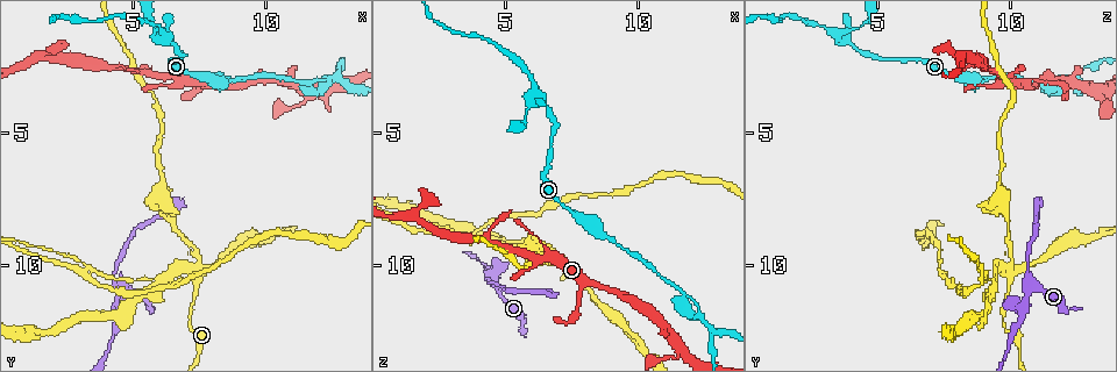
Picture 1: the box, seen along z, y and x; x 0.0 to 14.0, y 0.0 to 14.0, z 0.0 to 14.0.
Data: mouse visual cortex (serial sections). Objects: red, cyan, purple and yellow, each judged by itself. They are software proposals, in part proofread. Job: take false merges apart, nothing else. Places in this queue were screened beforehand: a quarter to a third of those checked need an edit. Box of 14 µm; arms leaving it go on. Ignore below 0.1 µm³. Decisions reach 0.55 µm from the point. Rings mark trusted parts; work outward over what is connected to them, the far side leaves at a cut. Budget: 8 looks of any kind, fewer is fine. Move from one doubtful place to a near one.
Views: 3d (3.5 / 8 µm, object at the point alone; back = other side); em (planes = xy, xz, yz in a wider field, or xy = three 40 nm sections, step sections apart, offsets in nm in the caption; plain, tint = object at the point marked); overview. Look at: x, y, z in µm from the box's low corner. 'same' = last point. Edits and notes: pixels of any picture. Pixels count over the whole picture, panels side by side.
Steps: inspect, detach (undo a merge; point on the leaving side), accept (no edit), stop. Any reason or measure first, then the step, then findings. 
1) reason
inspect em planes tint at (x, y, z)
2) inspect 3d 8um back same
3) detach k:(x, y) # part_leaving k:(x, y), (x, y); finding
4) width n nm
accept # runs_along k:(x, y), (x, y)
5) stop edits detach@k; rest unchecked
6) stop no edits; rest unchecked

side arm on a straight run
inspect 3d 3.5um at (6.4, 1.4, 3.8)

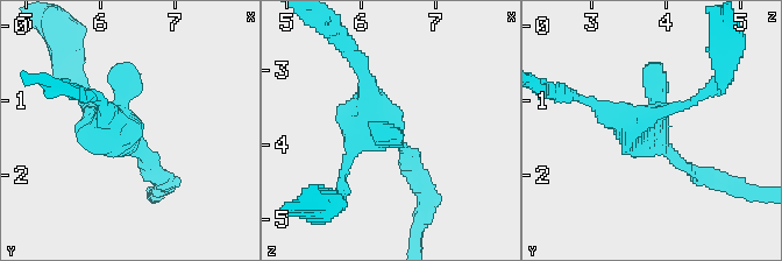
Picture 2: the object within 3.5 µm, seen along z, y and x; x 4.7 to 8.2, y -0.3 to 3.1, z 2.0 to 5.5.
shape alone is not enough
inspect em xy step 1 tint at (6.40, 1.40, 3.80)

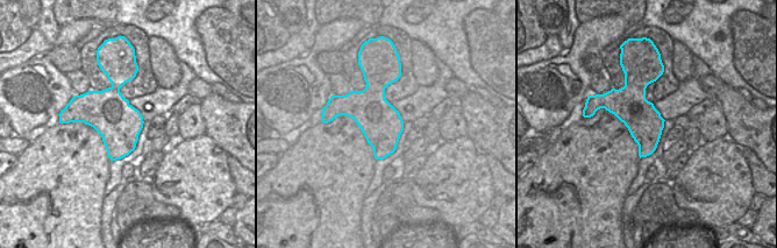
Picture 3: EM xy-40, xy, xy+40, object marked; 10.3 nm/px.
inspect em xy step 3 tint same

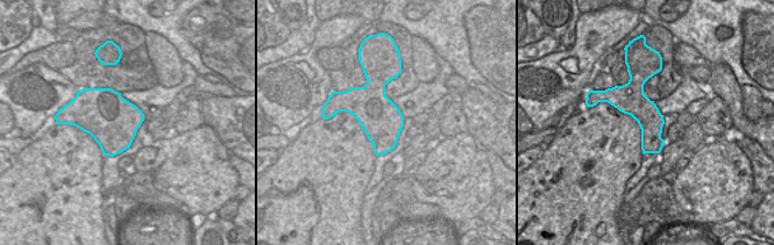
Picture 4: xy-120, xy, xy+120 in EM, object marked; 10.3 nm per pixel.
accept # runs_along 2:(701, 174), (649, 127), (590, 99); all the same cell

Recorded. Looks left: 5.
sharp bend
inspect 3d 3.5um back at (11.6, 3.1, 11.1)

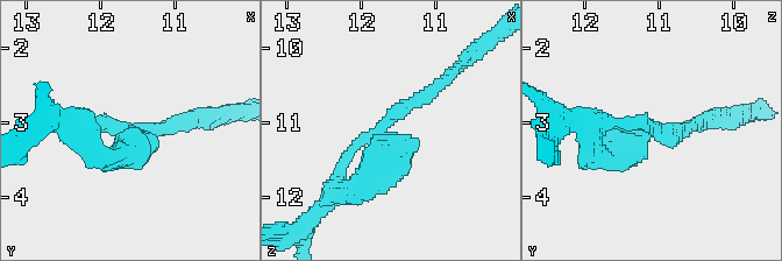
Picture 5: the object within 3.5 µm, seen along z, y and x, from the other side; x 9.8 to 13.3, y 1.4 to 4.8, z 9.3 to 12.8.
need the tissue
inspect em xy step 5 tint at (11.65, 3.10, 11.15)

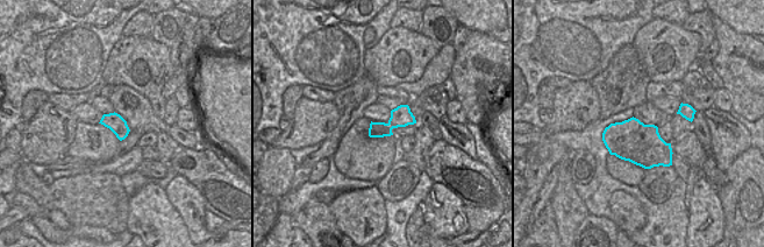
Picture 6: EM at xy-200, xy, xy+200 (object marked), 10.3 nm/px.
inspect em planes tint same

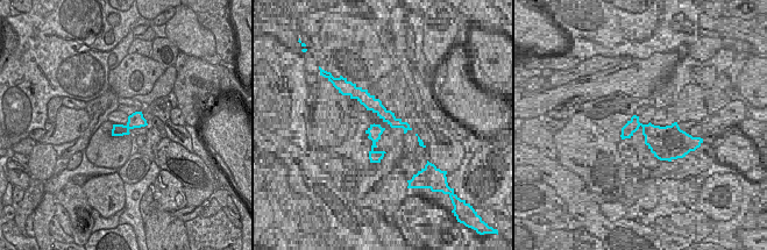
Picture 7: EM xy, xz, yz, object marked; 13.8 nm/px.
accept # continuous, no second cell

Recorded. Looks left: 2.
stop no edits; rest unchecked

